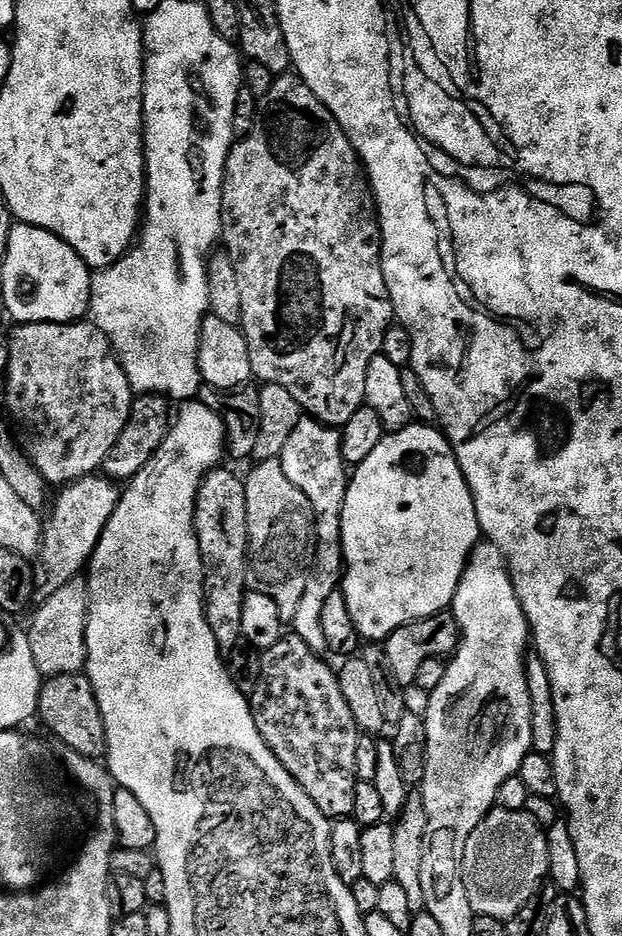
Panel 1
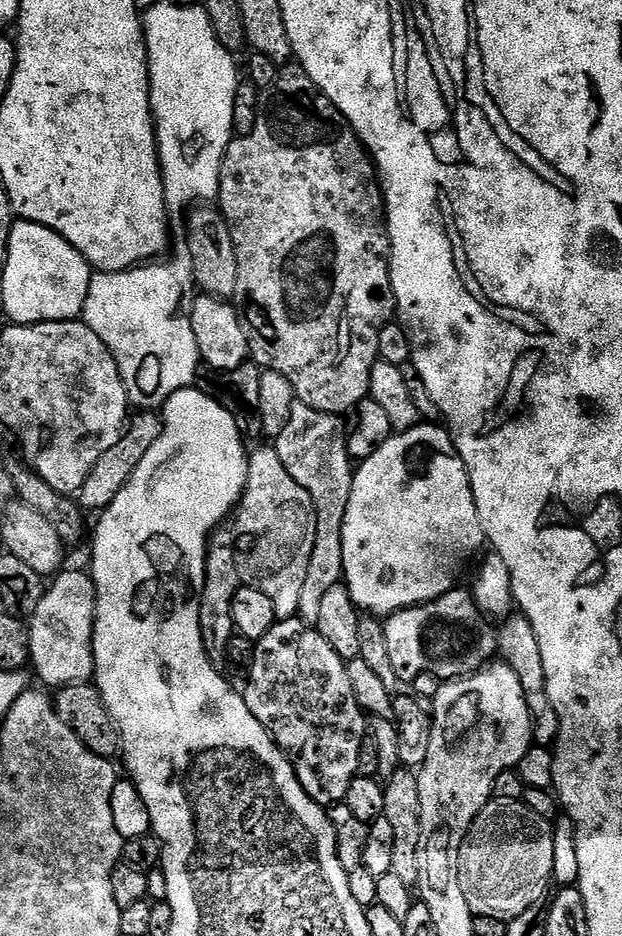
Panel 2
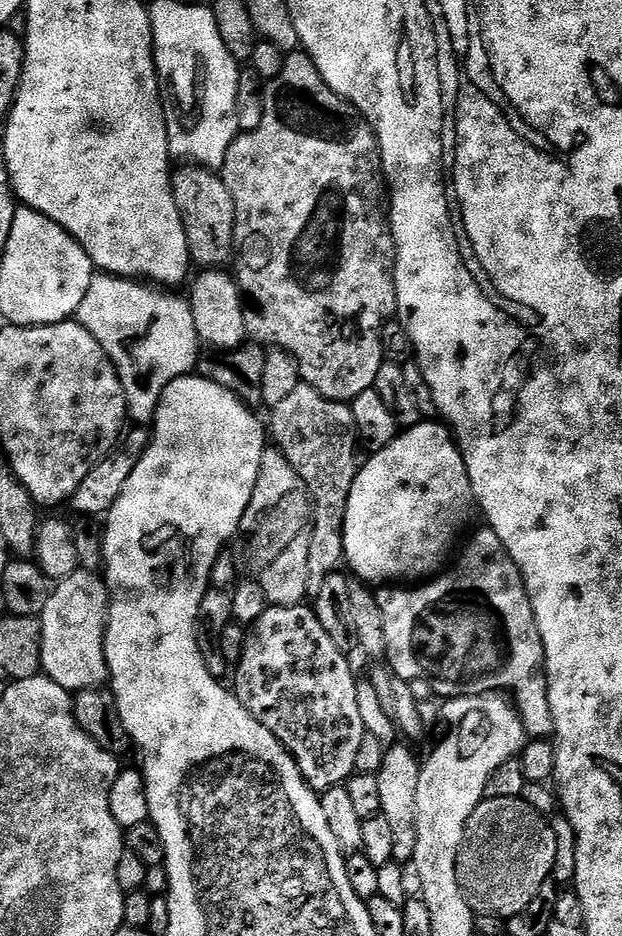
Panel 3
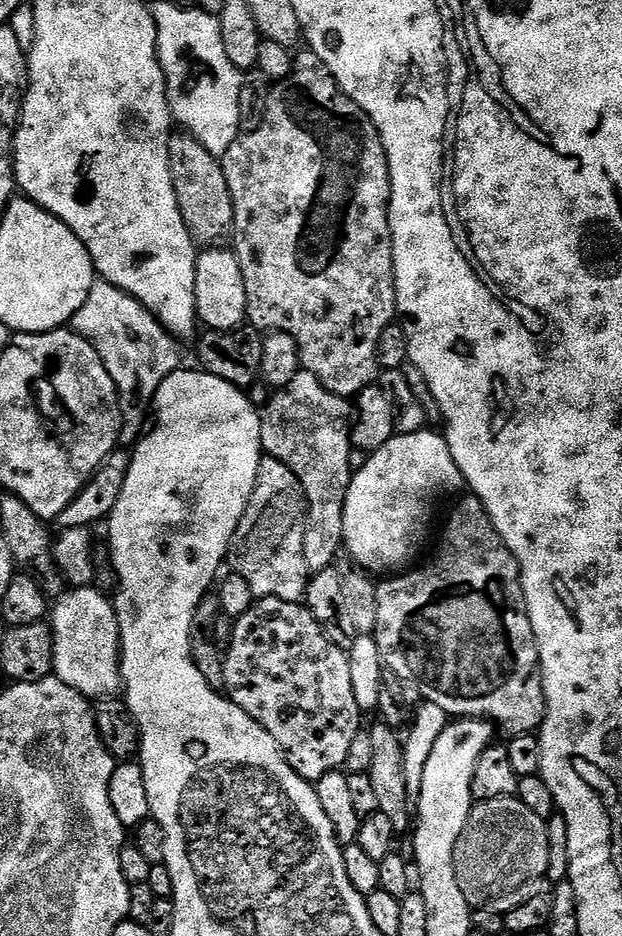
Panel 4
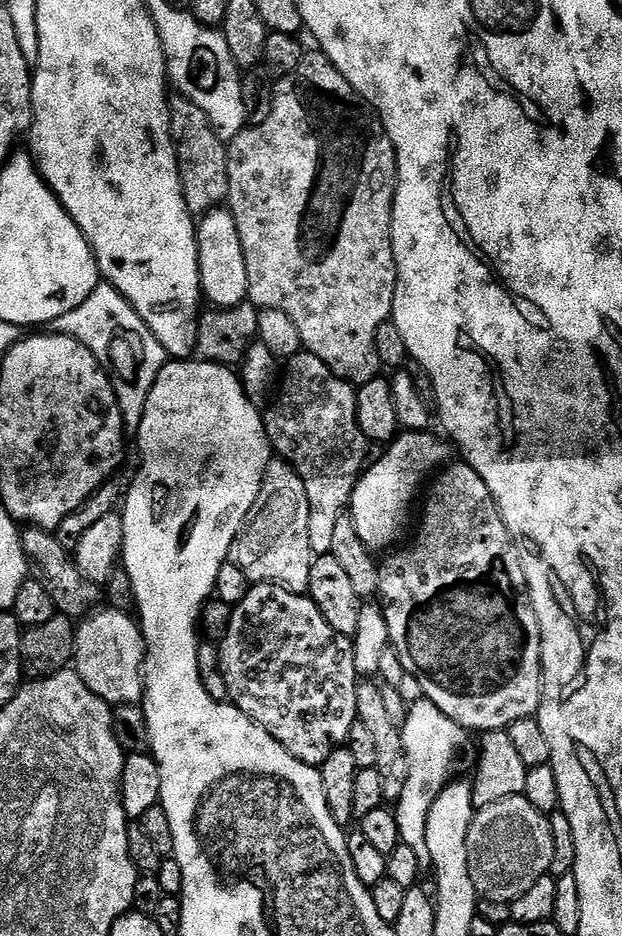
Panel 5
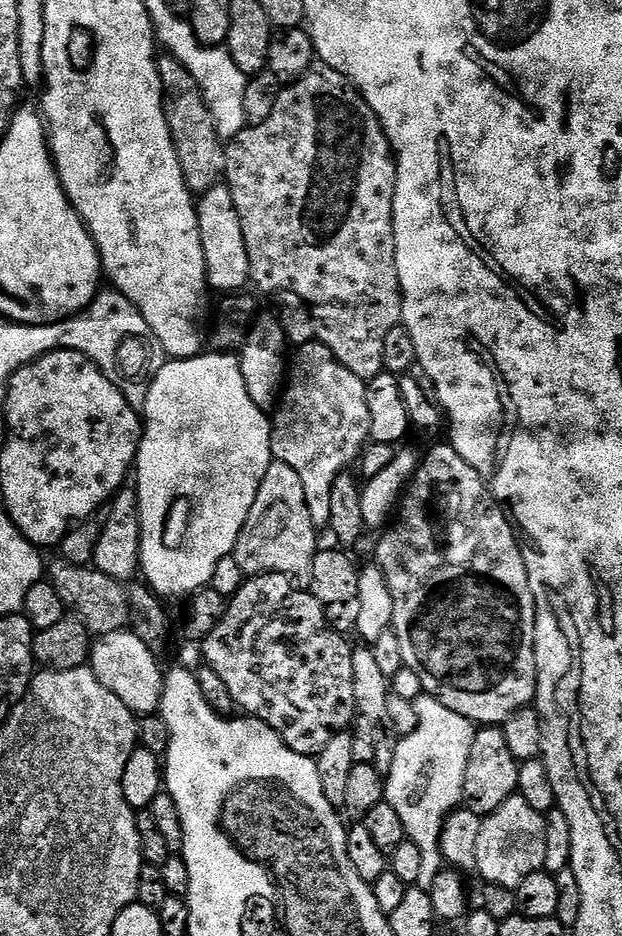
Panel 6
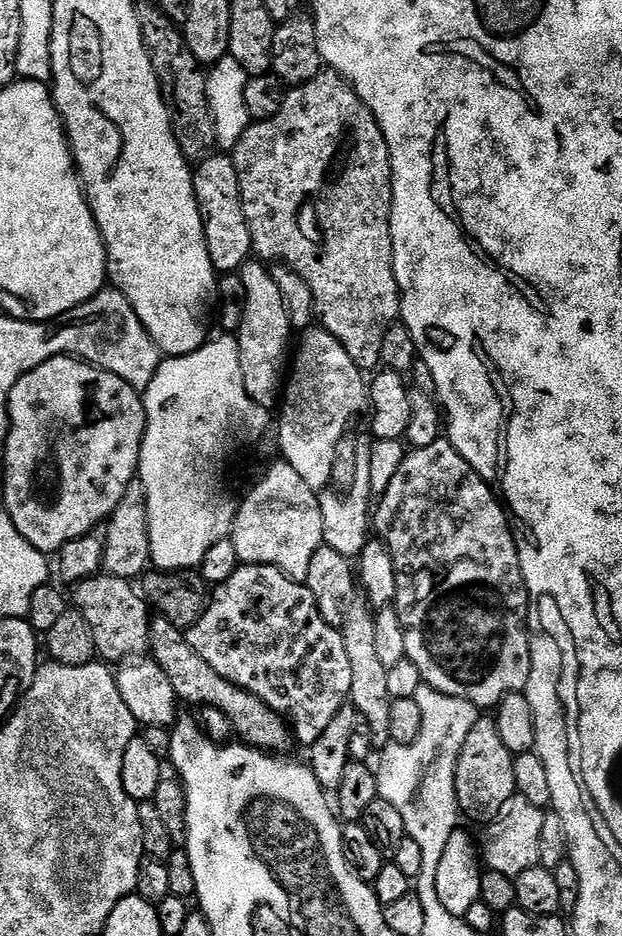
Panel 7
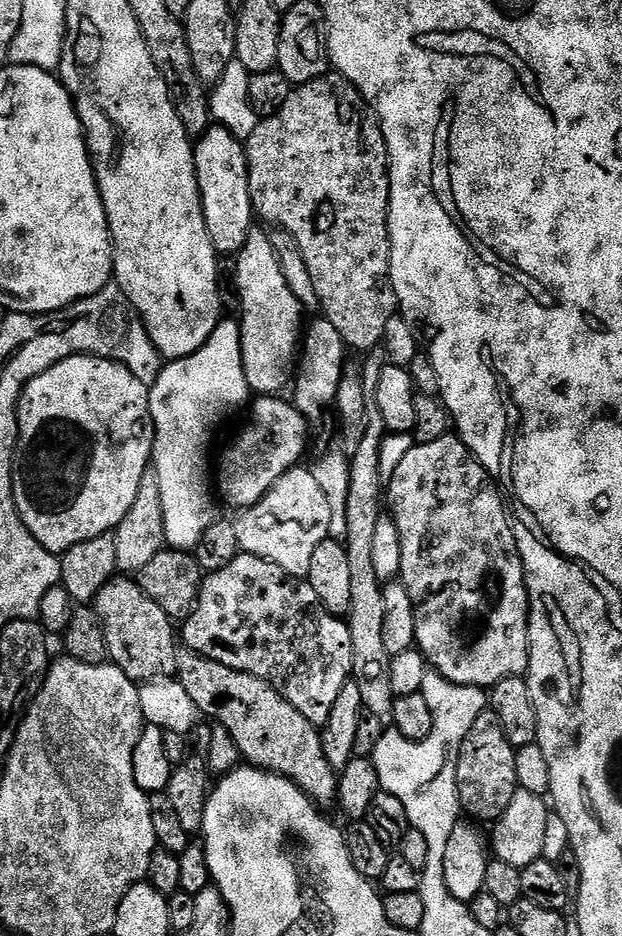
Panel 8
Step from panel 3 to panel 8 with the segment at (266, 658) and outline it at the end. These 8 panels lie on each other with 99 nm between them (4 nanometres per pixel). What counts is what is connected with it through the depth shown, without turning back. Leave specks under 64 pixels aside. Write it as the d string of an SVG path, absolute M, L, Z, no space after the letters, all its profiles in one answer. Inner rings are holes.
M241 552L234 562L222 566L222 570L203 577L200 594L182 627L182 644L187 651L262 678L278 690L298 714L306 714L311 724L317 726L328 721L330 710L334 710L334 701L338 694L342 694L342 686L352 680L352 643L347 623L322 606L307 579L286 574L282 566L274 566L274 562L248 552Z

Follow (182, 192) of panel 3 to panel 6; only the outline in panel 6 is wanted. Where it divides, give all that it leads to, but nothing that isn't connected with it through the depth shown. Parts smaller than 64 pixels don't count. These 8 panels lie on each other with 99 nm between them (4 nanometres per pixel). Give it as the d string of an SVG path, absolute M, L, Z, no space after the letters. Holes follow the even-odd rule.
M161 55L156 65L164 87L164 121L174 142L174 150L178 154L178 162L182 166L182 174L186 178L186 186L194 194L208 192L225 179L226 147L221 140L214 118L206 106L206 98L190 70L173 56Z

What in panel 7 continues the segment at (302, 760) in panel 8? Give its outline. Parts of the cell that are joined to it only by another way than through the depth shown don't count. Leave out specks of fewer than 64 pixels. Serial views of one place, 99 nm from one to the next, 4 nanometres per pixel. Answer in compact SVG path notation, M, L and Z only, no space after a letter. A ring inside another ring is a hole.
M159 614L152 616L150 642L151 659L164 671L166 678L170 678L170 686L174 686L177 701L193 700L196 706L218 708L222 710L222 714L226 714L226 718L230 718L233 733L241 741L269 754L287 753L288 743L293 743L294 740L288 721L279 712L268 708L262 698L222 678L222 674L218 674L214 666L210 666L210 662L202 658L202 654L198 654L187 644L185 633L176 628L169 618Z

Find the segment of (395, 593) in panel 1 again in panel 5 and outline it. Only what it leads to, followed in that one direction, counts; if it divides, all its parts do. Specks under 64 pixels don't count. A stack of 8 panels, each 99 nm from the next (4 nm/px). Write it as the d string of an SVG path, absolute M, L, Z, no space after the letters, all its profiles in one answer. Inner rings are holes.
M404 432L397 435L383 452L384 457L373 464L371 461L357 479L350 501L354 530L364 547L373 554L380 554L383 548L393 547L391 544L399 538L416 495L418 500L426 481L445 463L443 442L435 440L428 432Z

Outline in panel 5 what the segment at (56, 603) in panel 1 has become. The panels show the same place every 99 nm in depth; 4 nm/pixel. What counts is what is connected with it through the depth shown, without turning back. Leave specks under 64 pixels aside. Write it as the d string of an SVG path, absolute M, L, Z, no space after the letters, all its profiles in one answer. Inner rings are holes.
M104 606L83 617L74 628L74 671L94 694L98 694L98 698L113 706L136 706L144 699L144 636L140 633L139 623L128 614L115 606Z

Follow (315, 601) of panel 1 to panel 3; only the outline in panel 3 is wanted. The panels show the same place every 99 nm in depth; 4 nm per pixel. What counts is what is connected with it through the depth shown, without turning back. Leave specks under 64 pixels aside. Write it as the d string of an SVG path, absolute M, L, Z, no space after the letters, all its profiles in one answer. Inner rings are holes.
M302 382L283 402L271 409L270 415L271 443L280 449L286 462L294 466L298 478L302 478L308 493L312 495L308 579L319 582L333 575L339 569L336 568L339 564L345 563L344 519L352 483L358 471L352 409L345 401L326 398Z

